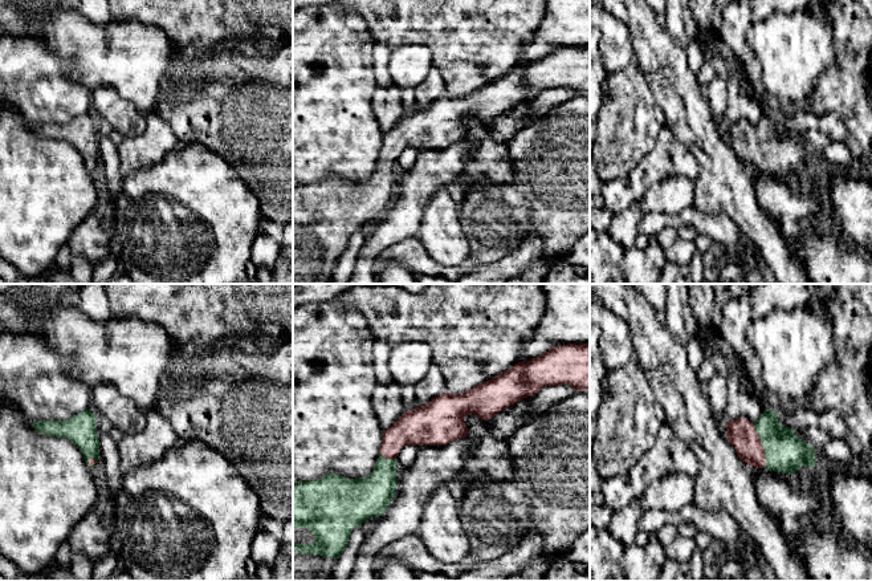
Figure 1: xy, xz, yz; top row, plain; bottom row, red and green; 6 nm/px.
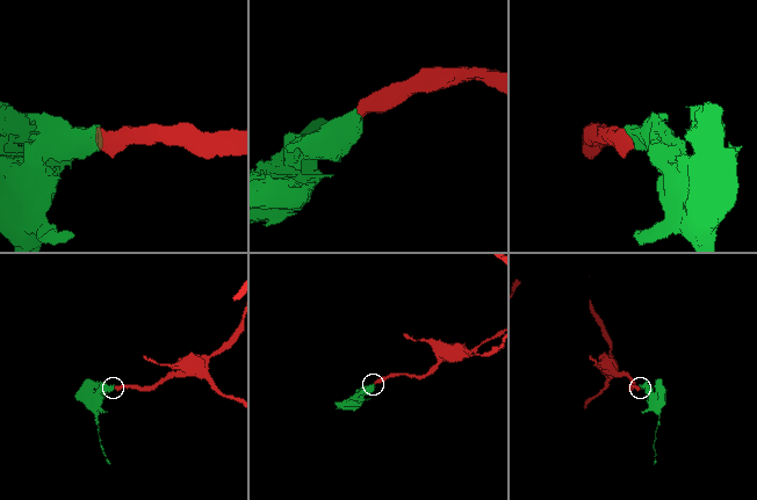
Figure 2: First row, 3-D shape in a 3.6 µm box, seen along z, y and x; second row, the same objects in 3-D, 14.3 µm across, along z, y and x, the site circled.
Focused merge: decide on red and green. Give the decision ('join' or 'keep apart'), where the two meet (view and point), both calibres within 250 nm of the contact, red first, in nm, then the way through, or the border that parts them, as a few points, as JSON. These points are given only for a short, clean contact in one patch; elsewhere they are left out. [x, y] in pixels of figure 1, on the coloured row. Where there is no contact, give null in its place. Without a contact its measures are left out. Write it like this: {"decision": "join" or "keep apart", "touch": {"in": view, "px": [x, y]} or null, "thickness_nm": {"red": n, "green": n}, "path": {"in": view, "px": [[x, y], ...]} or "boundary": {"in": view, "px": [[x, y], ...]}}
{"decision": "join", "touch": {"in": "yz", "px": [762, 446]}, "thickness_nm": {"red": 180, "green": 240}, "path": {"in": "yz", "px": [[741, 434], [762, 446], [773, 446], [785, 452]]}}

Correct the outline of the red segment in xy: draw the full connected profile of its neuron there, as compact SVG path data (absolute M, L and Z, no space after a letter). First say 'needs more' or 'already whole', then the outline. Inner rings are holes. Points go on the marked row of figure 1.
needs more | M90 410L66 420L41 420L30 423L30 426L41 434L66 438L73 442L82 452L90 470L99 460L95 415Z

